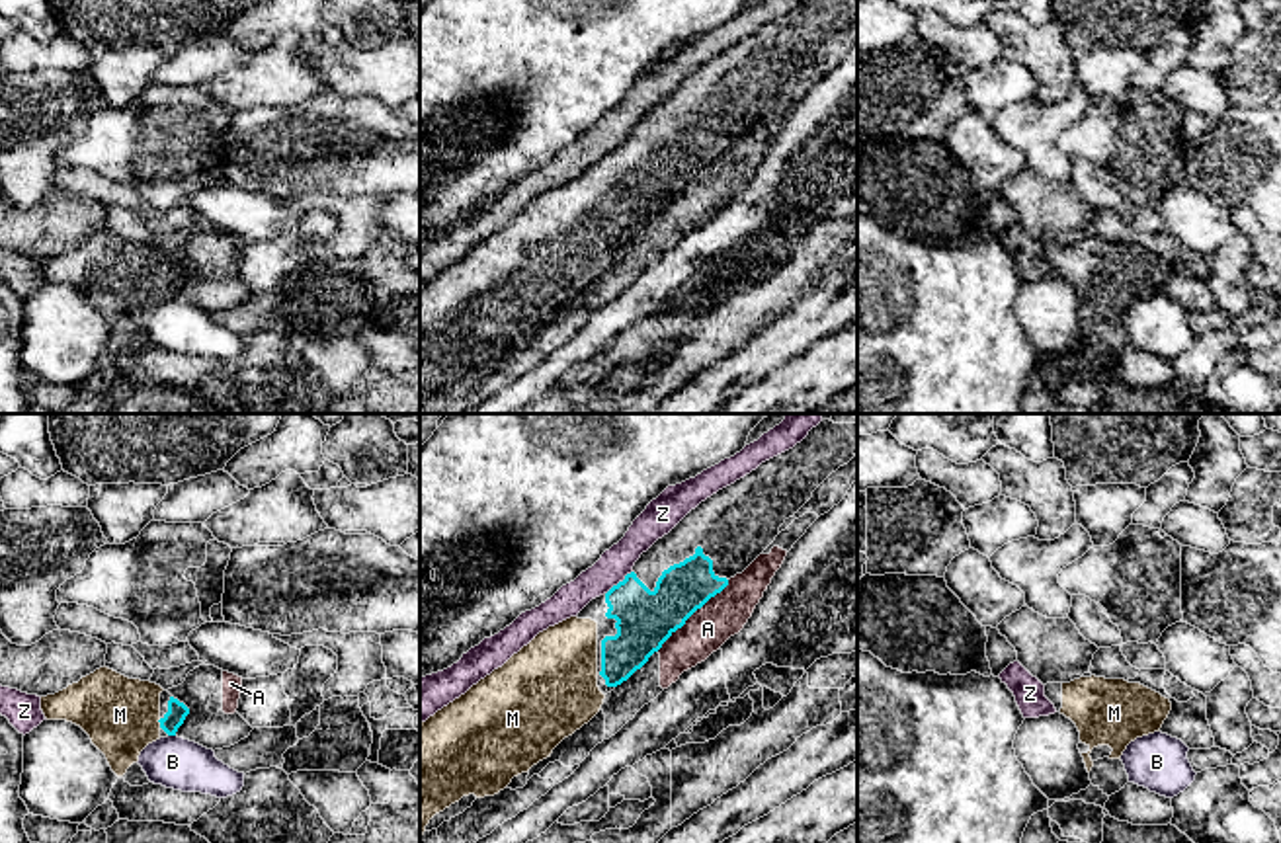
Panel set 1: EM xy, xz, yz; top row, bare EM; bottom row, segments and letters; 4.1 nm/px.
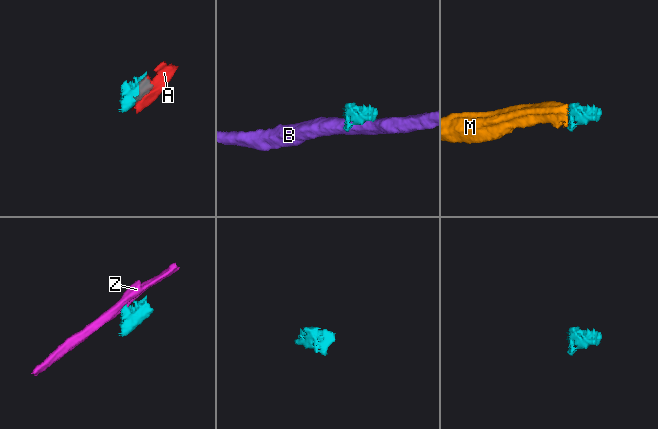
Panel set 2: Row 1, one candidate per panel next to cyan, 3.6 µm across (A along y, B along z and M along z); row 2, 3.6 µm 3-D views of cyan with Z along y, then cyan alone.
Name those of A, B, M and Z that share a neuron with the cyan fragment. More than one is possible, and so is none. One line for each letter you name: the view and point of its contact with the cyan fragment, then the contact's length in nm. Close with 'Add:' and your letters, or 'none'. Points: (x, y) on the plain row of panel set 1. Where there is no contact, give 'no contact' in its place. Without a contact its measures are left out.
M: xy (159, 283) | 40 nm
Add: M

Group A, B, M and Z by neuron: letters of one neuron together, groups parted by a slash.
A / B / M / Z

